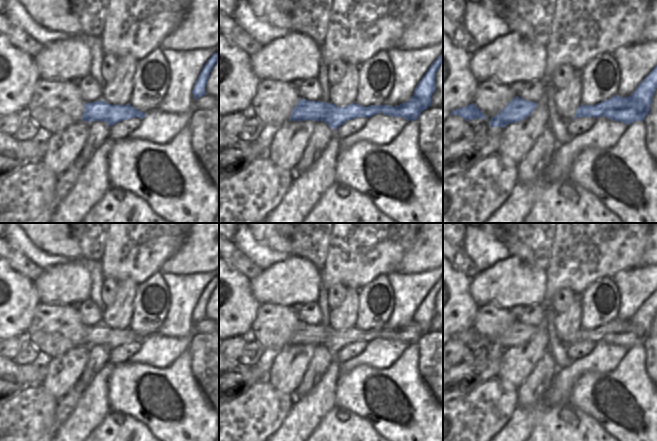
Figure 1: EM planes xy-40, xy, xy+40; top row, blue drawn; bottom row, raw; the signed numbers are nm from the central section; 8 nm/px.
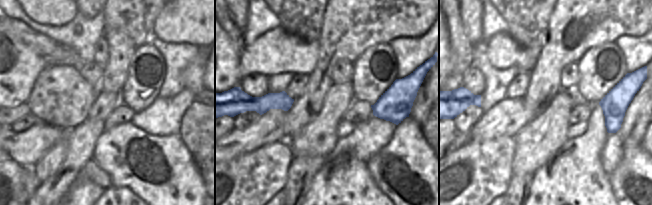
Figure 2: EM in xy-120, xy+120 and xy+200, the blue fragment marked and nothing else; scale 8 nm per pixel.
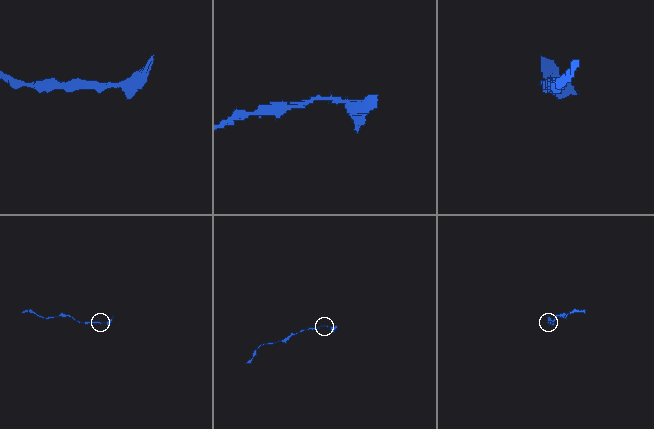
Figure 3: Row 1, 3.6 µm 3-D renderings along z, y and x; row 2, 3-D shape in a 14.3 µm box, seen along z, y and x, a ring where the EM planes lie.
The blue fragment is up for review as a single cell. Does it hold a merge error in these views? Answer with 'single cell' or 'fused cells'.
fused cells

